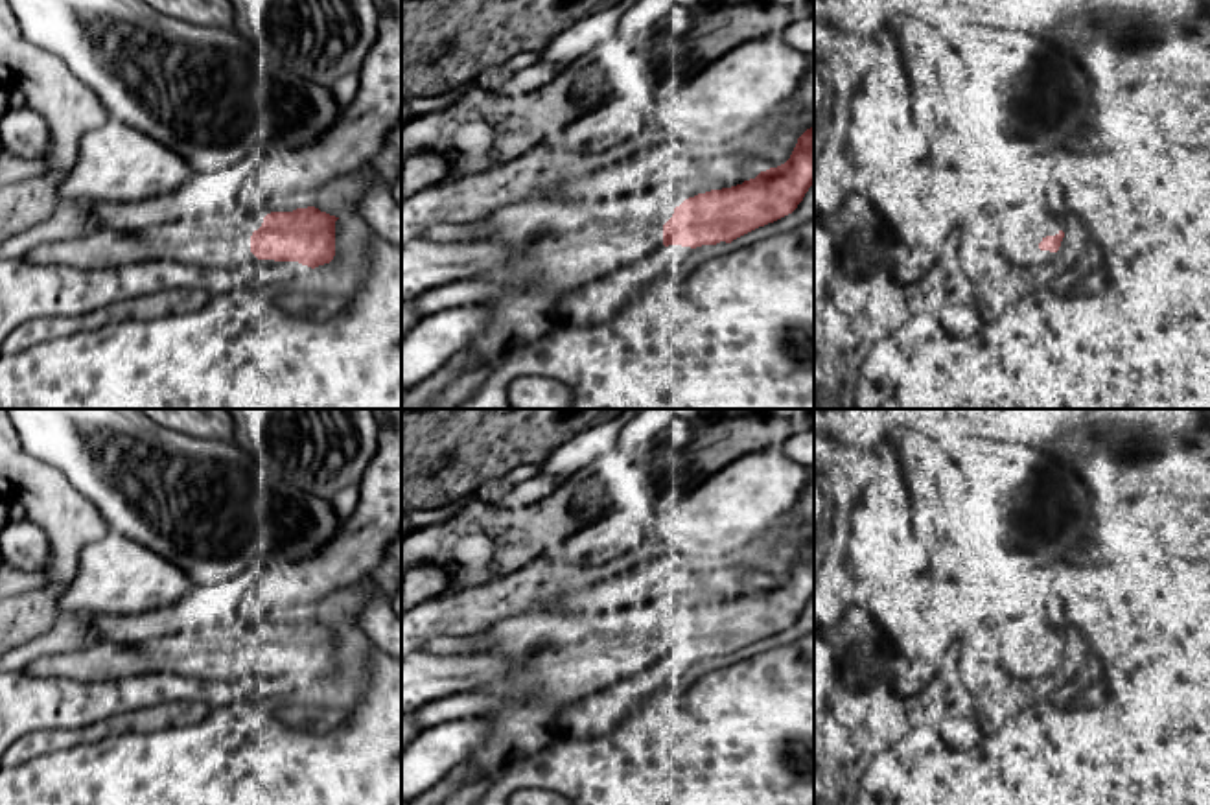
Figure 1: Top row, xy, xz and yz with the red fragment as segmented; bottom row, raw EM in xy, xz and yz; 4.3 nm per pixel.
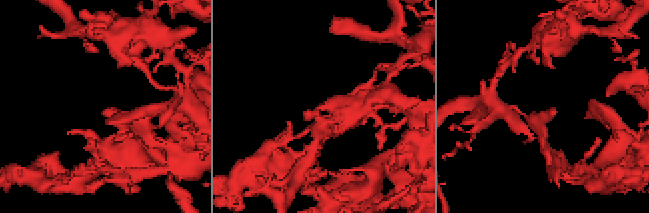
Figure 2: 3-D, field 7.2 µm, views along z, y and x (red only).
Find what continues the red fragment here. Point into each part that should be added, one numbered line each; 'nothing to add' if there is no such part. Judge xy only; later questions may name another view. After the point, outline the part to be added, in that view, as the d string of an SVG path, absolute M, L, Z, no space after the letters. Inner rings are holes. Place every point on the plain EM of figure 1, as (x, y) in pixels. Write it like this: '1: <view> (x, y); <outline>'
1: xy (214, 653); M219 626L206 630L182 630L179 634L140 641L133 647L112 643L96 643L79 650L48 654L31 661L26 671L31 676L63 676L81 682L120 680L145 672L171 672L179 676L238 682L252 674L250 648L256 643L256 632L247 626L223 630Z

